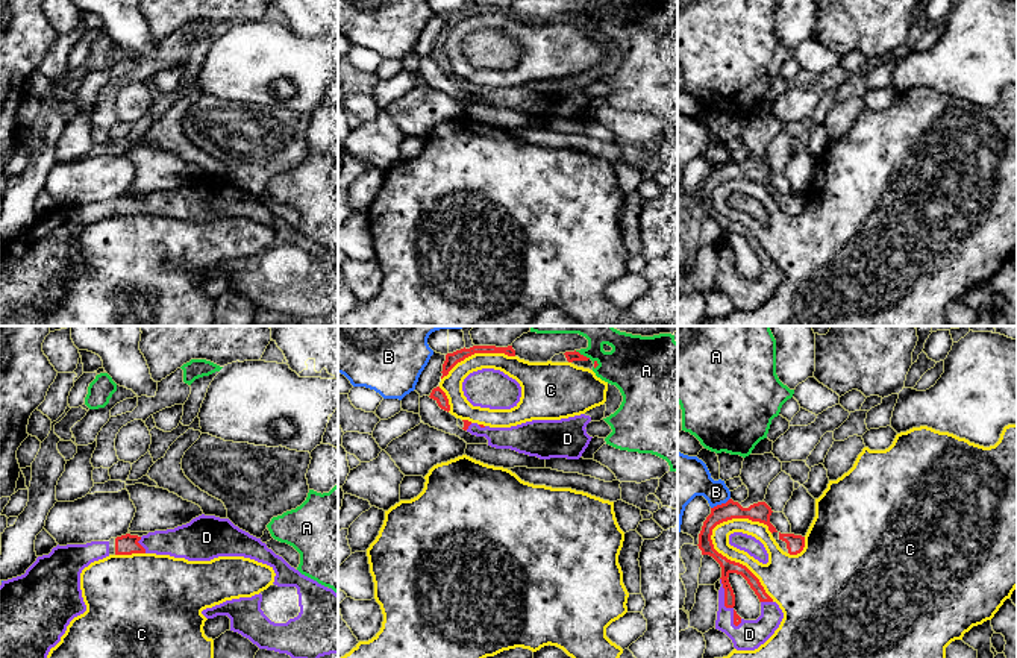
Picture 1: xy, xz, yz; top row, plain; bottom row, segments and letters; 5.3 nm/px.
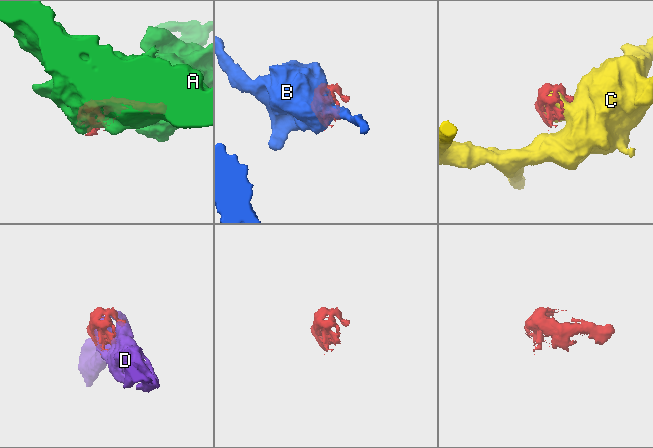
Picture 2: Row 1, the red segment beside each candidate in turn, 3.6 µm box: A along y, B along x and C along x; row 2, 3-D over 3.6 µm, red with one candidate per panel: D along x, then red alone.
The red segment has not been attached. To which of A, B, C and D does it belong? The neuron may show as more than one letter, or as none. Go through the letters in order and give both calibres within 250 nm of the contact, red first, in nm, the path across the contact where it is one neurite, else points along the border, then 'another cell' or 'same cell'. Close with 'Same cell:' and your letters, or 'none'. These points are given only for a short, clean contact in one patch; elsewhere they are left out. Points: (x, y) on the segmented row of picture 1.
A: 50/240 nm | another cell
B: 100/240 nm | along yz (729, 498), (711, 508) | another cell
C: 80/190 nm | another cell
D: 70/160 nm | same cell
Same cell: D

